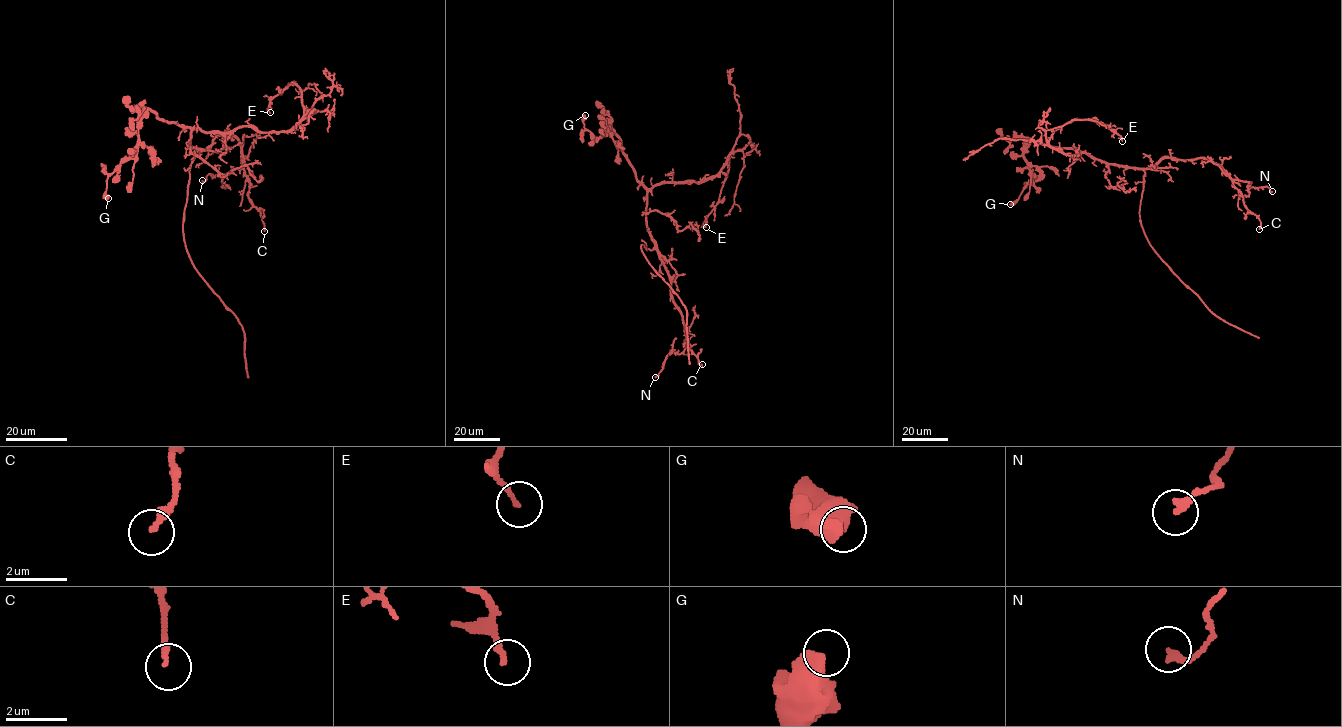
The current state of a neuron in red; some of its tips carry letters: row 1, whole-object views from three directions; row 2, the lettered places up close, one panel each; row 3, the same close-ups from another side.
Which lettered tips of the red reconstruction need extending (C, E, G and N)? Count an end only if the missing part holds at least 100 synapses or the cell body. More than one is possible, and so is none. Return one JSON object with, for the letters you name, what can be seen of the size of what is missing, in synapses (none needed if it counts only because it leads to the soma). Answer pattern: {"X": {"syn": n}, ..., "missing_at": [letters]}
{"missing_at": []}

